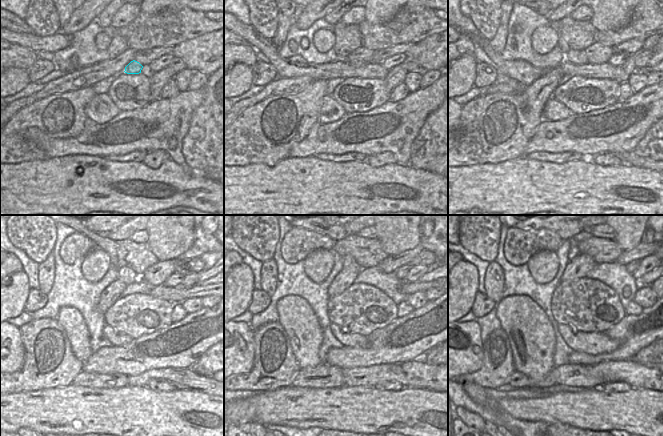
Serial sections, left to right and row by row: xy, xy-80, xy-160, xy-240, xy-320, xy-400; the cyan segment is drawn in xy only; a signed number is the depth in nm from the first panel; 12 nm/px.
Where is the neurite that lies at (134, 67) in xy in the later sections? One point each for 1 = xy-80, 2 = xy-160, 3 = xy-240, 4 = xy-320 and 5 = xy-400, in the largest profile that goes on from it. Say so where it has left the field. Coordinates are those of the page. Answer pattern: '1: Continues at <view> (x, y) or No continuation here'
1: Continues at xy-80 (355, 63)
2: Continues at xy-160 (574, 56)
3: Continues at xy-240 (126, 275)
4: Continues at xy-320 (349, 262)
5: Continues at xy-400 (573, 251).

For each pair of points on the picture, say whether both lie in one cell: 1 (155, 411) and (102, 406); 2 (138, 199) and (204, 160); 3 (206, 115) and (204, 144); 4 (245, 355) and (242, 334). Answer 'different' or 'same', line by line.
1: same
2: different
3: same
4: same

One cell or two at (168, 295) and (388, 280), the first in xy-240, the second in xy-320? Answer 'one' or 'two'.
two

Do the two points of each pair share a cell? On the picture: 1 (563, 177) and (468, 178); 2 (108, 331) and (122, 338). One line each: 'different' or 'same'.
1: same
2: same

